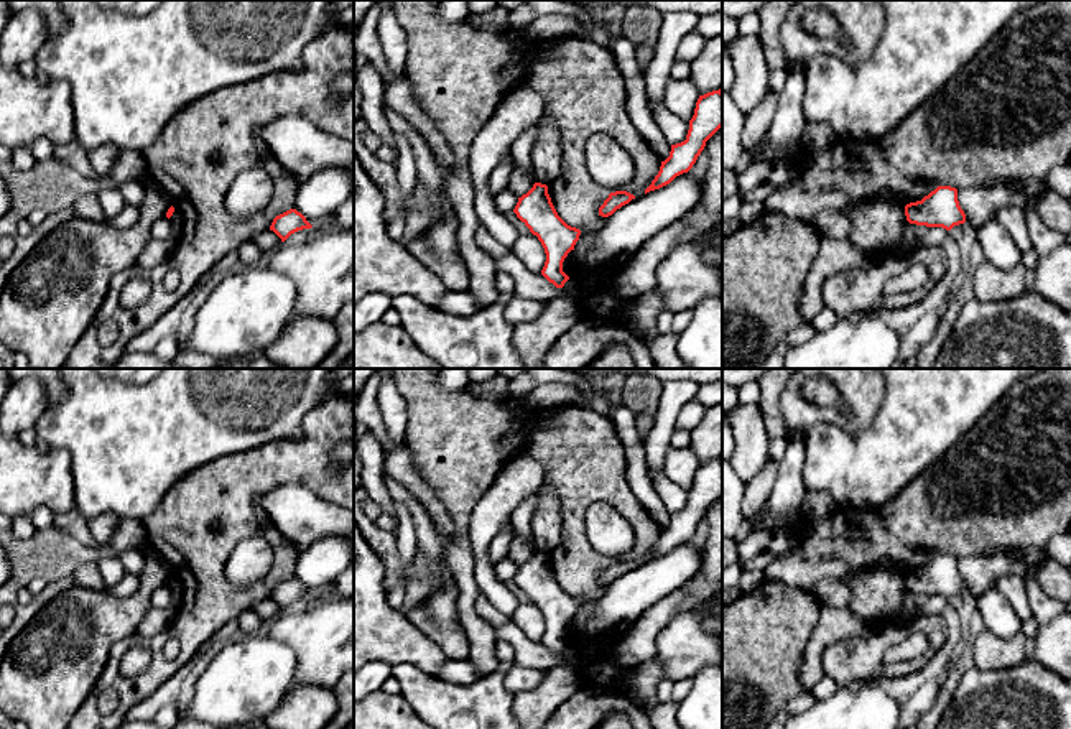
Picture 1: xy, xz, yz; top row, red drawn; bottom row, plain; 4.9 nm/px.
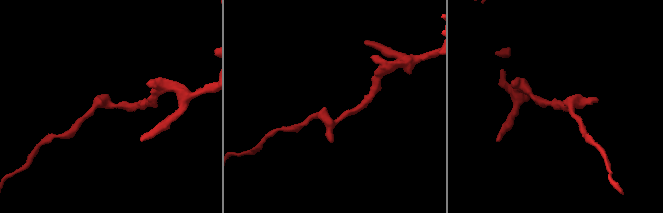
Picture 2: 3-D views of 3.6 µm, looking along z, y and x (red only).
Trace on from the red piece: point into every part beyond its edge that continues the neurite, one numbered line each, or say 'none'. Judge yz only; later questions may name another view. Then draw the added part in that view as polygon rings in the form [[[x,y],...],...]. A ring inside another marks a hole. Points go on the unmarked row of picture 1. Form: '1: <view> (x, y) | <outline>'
none

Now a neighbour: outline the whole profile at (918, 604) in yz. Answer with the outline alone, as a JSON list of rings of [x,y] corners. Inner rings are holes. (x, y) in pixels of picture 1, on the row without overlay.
[[[908,589],[903,596],[903,609],[913,615],[941,615],[948,604],[949,599],[943,596],[916,594],[910,592]]]

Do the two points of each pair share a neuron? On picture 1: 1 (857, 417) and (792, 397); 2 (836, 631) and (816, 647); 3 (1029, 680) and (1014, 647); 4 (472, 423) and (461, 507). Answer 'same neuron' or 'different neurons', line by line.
1: same neuron
2: same neuron
3: different neurons
4: same neuron

